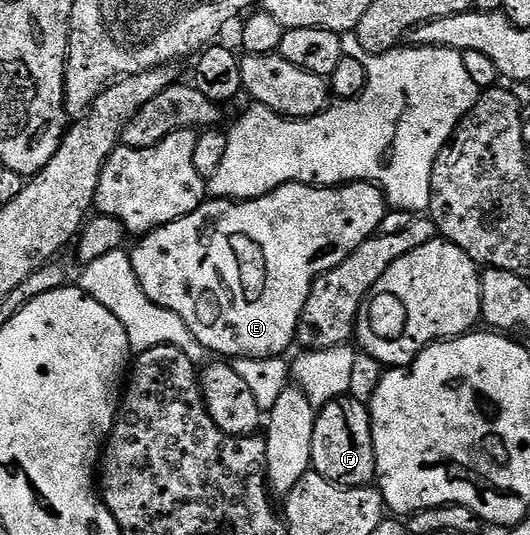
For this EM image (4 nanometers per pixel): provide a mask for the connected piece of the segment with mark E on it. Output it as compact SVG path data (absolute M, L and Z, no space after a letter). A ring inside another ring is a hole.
M286 183L277 190L256 199L217 199L208 198L193 213L173 221L169 225L159 227L148 235L142 236L135 248L130 248L131 264L135 270L137 281L141 285L143 295L149 297L151 303L164 307L167 311L177 313L181 321L197 337L197 341L207 352L217 354L219 357L237 359L275 359L282 356L296 342L299 333L301 313L305 309L305 301L309 301L309 293L320 275L329 269L341 265L345 257L349 257L366 239L372 238L378 232L381 221L388 213L387 199L383 190L374 183L344 183L342 187L314 187L308 183Z

